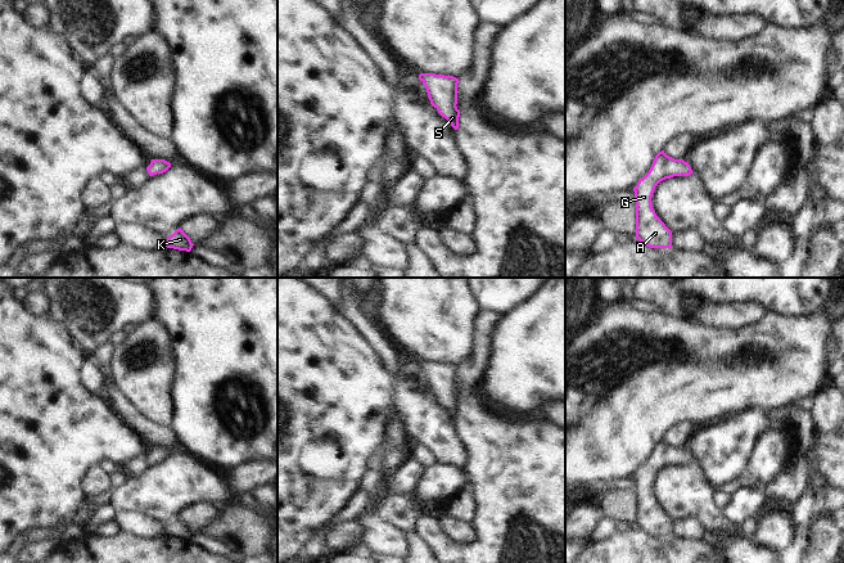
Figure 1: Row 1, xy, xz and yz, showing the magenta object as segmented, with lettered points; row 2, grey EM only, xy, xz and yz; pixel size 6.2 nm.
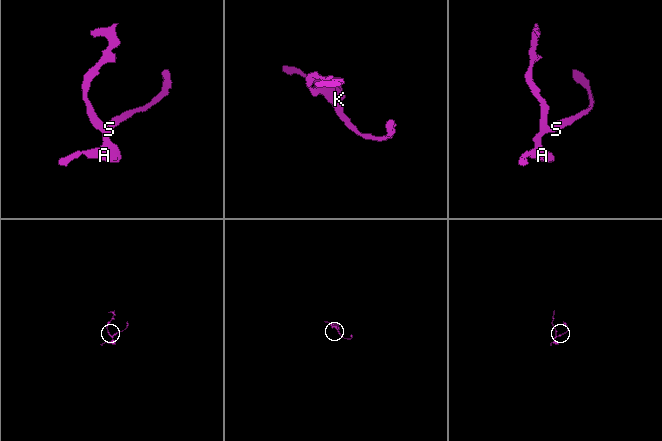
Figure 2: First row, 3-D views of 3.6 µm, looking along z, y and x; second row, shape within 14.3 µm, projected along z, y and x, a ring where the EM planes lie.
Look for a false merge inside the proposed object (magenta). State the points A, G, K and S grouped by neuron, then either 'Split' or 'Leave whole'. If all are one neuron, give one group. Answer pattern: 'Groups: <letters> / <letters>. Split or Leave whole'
Groups: A G K S. Leave whole

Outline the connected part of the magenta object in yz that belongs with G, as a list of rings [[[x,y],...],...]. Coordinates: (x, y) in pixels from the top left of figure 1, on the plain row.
[[[659,440],[649,460],[633,476],[636,488],[636,526],[650,536],[671,536],[672,519],[656,504],[651,494],[655,474],[673,464],[689,464],[692,458],[683,447],[674,447]]]

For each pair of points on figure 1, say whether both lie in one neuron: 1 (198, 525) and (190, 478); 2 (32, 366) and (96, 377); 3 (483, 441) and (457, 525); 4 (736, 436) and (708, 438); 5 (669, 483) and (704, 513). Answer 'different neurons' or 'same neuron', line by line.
1: different neurons
2: different neurons
3: different neurons
4: same neuron
5: same neuron

